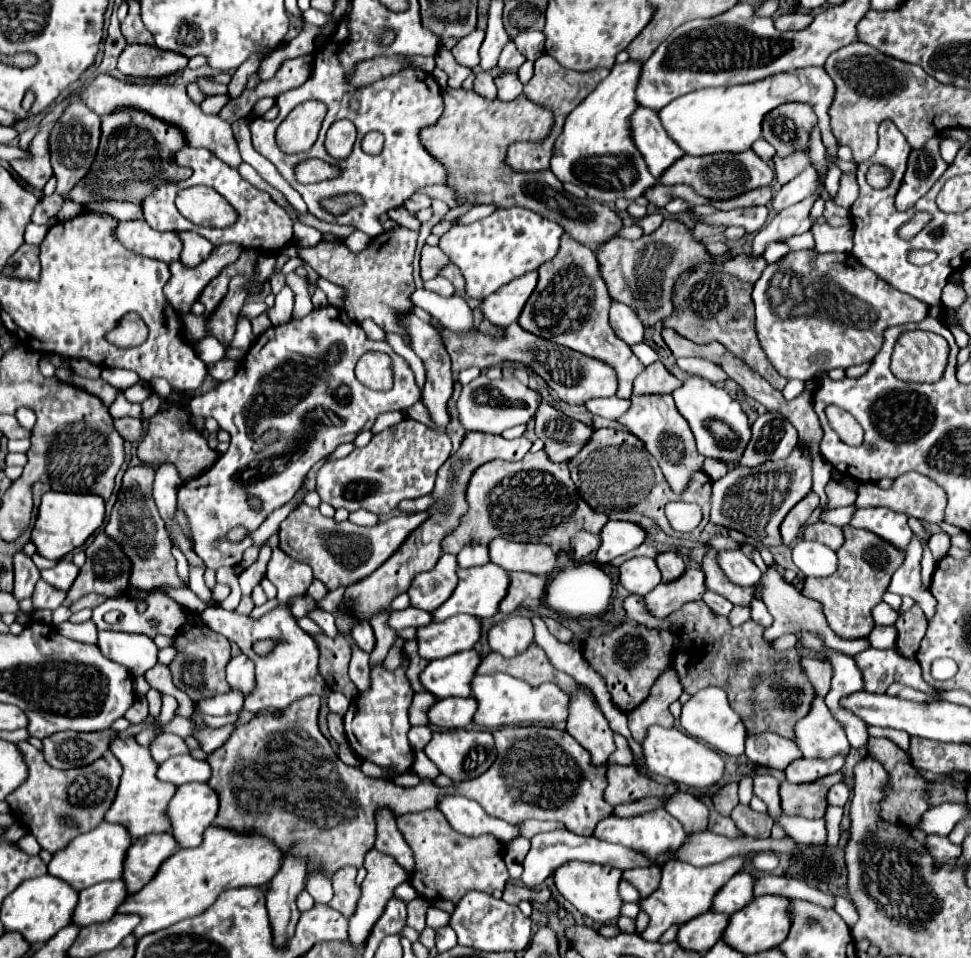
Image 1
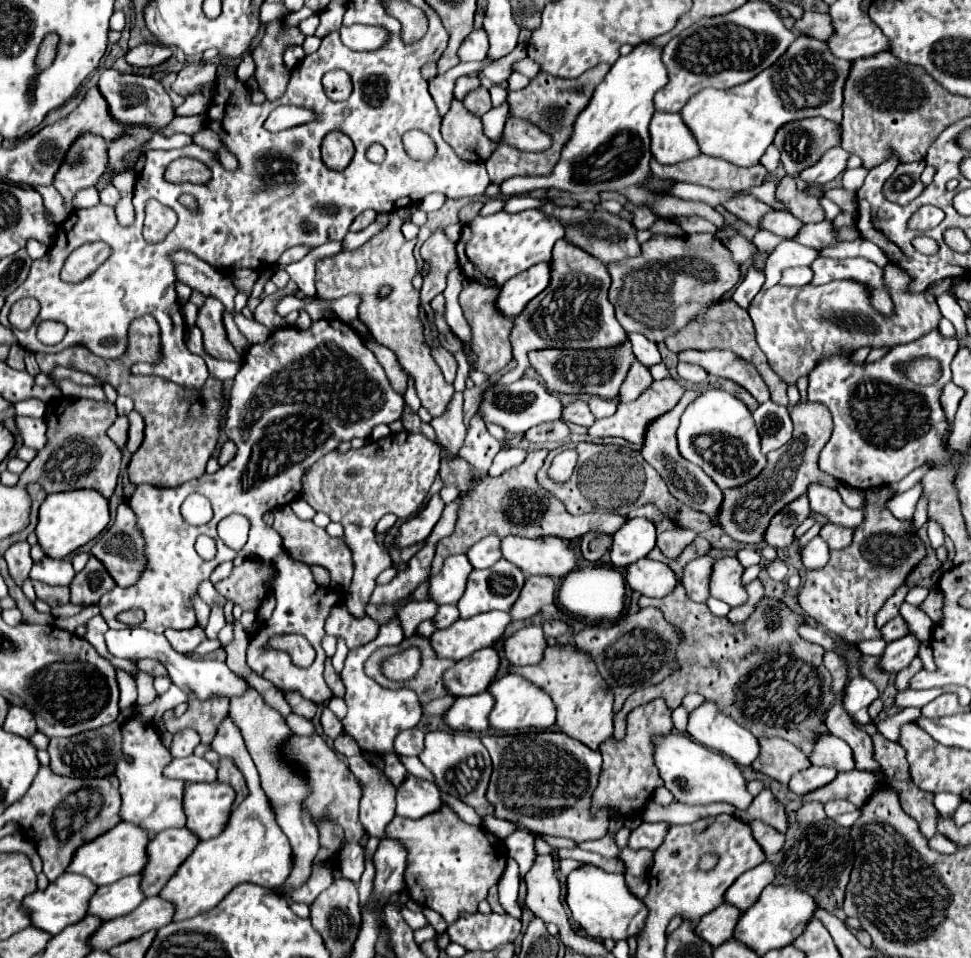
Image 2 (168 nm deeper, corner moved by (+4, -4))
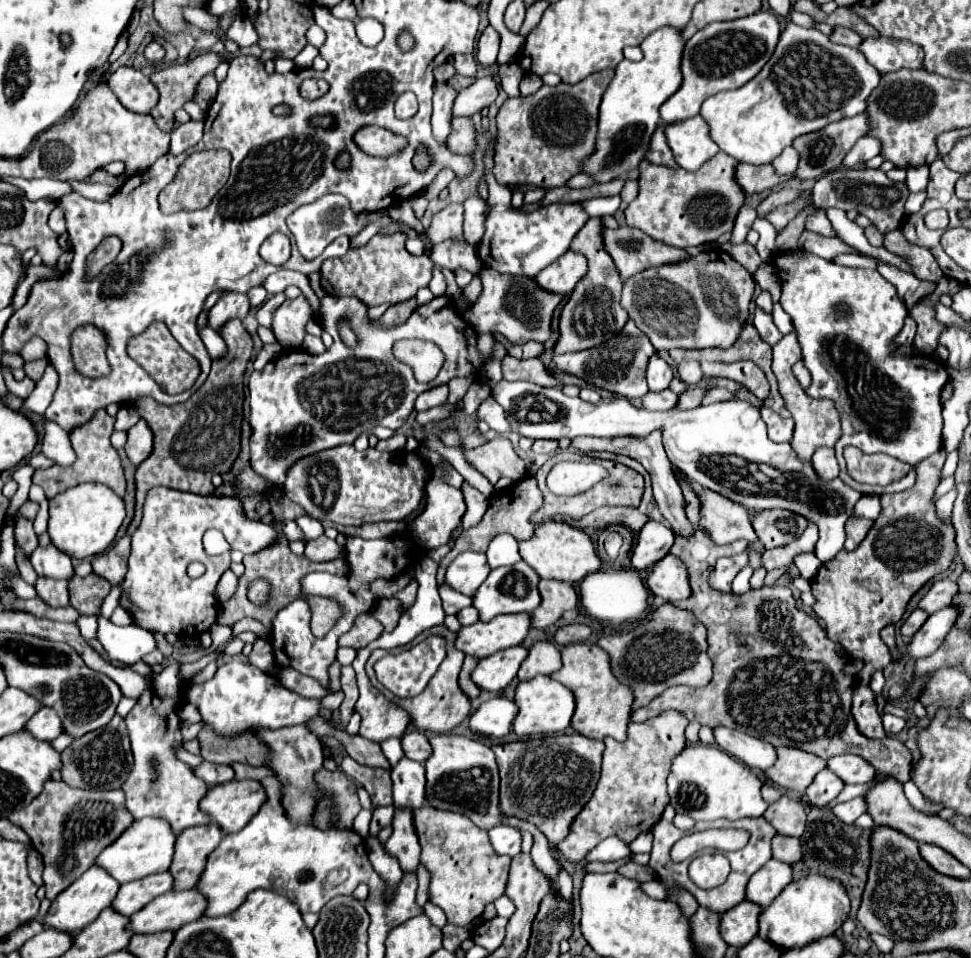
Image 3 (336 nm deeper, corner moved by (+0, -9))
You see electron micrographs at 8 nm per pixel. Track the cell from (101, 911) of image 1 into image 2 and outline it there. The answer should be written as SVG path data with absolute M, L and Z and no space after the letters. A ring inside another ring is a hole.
M126 876L114 884L100 886L88 902L88 914L100 920L124 916L140 906L144 894L140 892L140 876Z

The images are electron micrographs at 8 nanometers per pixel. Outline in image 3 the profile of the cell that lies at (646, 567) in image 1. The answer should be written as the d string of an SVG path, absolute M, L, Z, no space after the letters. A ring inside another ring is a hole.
M666 555L650 569L648 587L654 595L672 603L690 597L690 581L686 565L678 557Z

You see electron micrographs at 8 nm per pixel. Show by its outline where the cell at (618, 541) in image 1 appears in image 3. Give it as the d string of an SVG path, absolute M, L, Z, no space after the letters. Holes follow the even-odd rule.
M648 521L638 533L638 543L632 547L632 567L642 571L650 569L668 555L670 545L674 543L674 531L660 521Z

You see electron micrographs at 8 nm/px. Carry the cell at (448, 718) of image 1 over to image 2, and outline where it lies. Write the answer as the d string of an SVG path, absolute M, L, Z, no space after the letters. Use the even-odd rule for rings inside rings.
M488 692L456 698L456 702L442 716L452 730L484 732L488 730L488 712L494 706L494 698Z

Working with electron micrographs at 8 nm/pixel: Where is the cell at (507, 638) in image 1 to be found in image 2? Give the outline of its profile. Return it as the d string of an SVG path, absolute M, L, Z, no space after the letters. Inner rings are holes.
M526 626L504 640L504 658L516 666L536 664L540 662L544 648L546 648L546 638L542 634L542 628Z

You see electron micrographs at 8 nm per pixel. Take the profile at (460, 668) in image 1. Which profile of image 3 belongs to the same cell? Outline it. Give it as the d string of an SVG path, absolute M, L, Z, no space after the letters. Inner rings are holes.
M522 645L498 651L478 663L478 667L472 673L472 679L480 689L500 691L516 677L520 663L526 657L528 657L528 649Z

